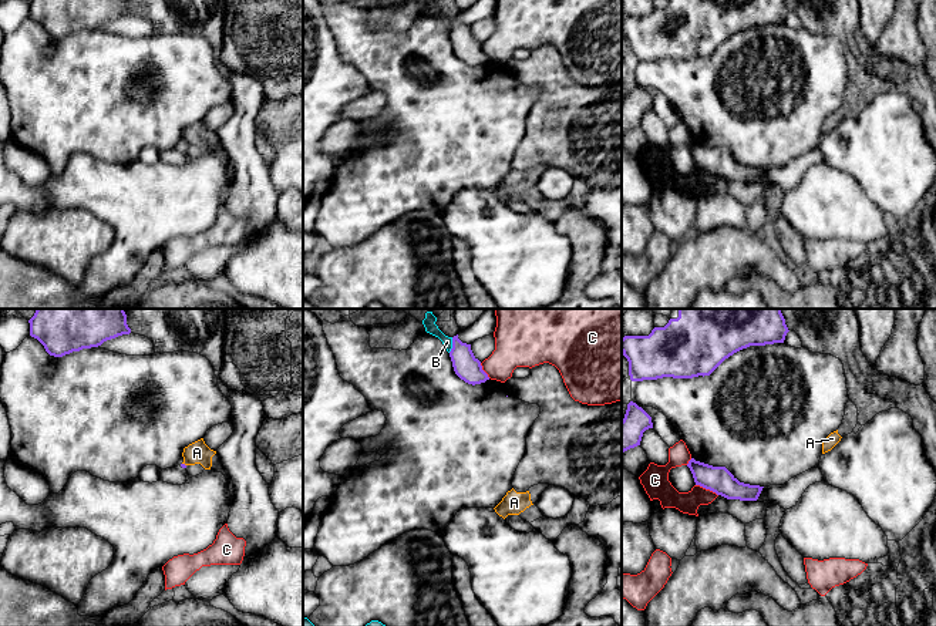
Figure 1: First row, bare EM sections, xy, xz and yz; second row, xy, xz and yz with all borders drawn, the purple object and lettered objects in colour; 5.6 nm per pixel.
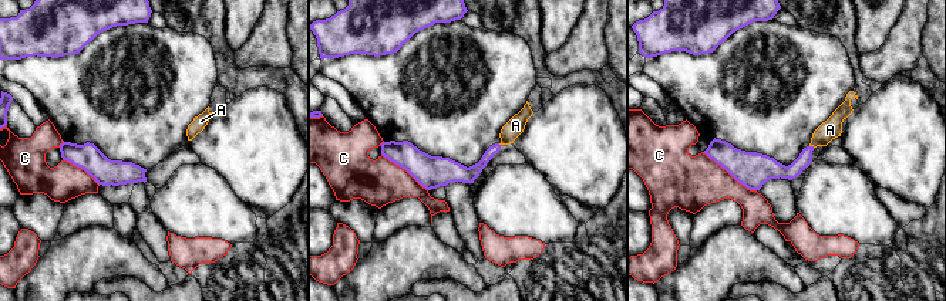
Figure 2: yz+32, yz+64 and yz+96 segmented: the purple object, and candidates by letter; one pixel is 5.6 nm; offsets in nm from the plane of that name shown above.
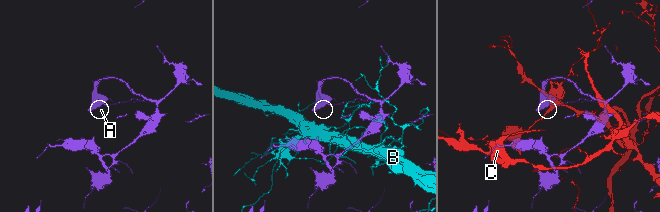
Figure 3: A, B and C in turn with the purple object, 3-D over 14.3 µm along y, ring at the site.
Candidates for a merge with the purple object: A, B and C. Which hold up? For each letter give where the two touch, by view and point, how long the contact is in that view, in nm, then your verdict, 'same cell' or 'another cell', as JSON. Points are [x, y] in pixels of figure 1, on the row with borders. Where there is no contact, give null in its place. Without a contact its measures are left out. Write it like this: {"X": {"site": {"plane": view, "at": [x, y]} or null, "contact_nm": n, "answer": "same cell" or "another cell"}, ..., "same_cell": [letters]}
{"A": {"site": {"plane": "xy", "at": [184, 464]}, "contact_nm": 30, "answer": "another cell"}, "B": {"site": {"plane": "xz", "at": [453, 345]}, "contact_nm": 90, "answer": "another cell"}, "C": {"site": {"plane": "yz", "at": [707, 488]}, "contact_nm": 140, "answer": "another cell"}, "same_cell": []}

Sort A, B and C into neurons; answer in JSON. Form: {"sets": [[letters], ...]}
{"sets": [["A"], ["B"], ["C"]]}

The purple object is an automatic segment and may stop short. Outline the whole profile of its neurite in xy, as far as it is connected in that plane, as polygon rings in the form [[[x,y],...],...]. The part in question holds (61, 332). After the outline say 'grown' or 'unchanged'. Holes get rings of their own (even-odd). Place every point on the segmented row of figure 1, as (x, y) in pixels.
[[[37,309],[28,323],[30,336],[54,357],[131,333],[124,309]]]; unchanged

